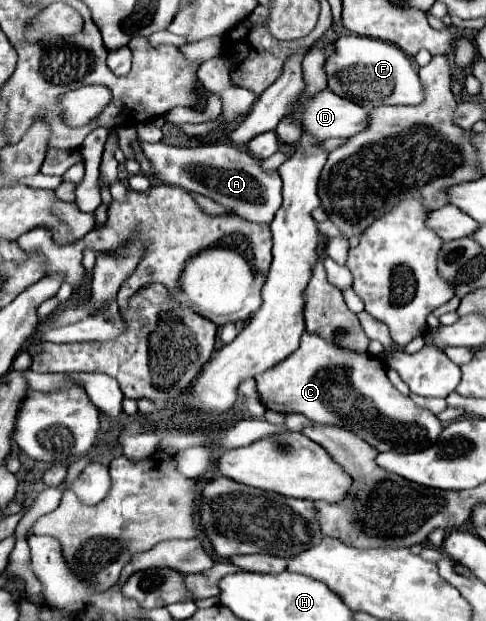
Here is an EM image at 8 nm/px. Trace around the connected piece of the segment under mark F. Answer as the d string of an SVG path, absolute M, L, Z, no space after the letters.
M342 36L334 42L334 54L326 58L324 72L328 76L328 88L344 96L350 102L356 102L360 106L380 106L380 104L420 104L422 100L422 86L418 80L418 72L412 64L412 60L400 52L400 48L392 44L384 44L382 40L368 40L362 36Z

